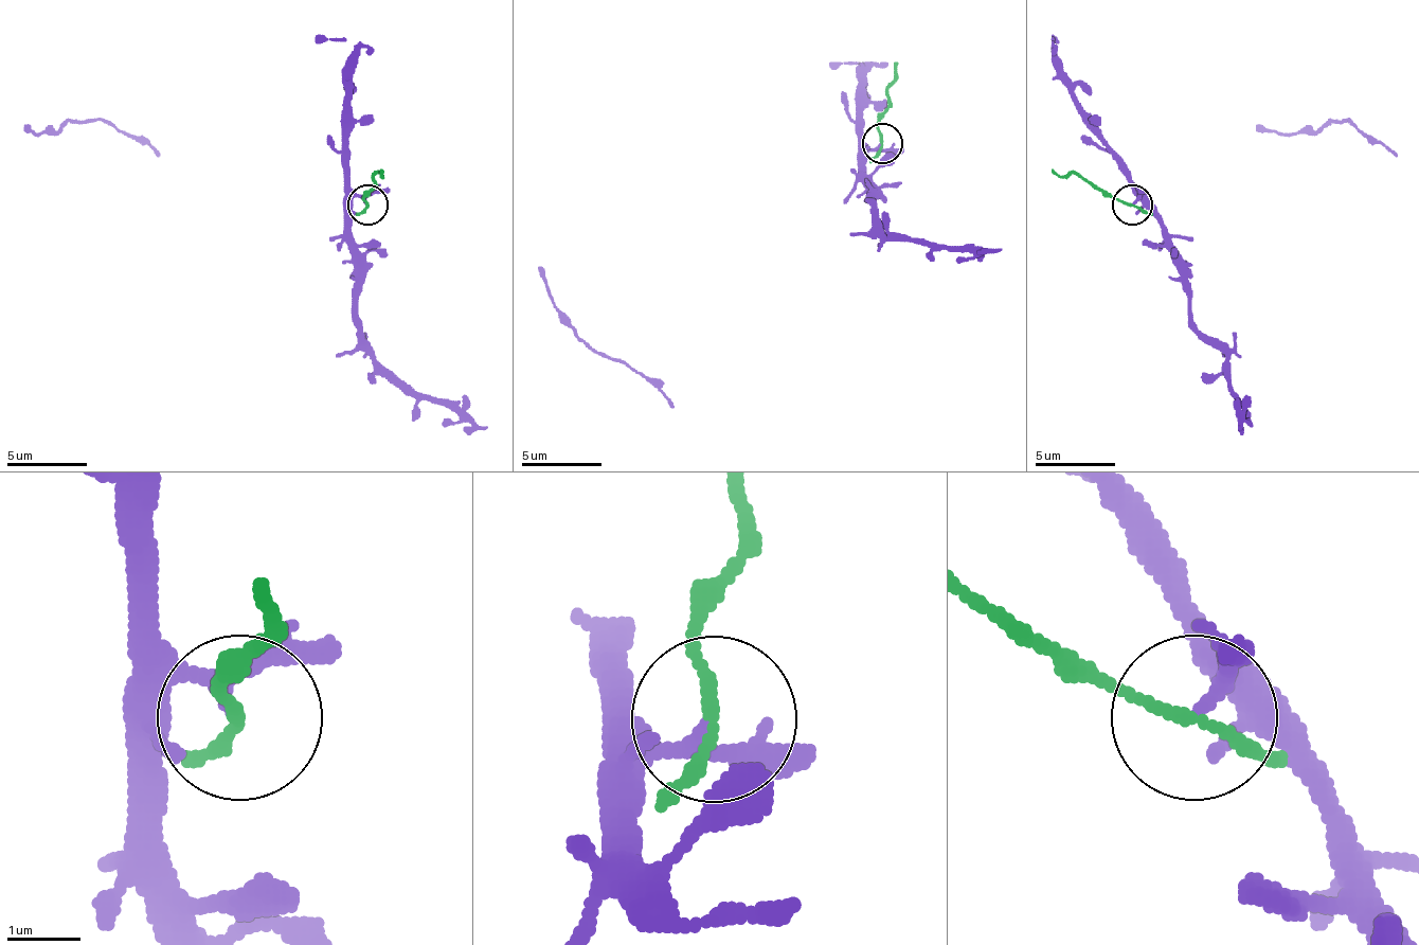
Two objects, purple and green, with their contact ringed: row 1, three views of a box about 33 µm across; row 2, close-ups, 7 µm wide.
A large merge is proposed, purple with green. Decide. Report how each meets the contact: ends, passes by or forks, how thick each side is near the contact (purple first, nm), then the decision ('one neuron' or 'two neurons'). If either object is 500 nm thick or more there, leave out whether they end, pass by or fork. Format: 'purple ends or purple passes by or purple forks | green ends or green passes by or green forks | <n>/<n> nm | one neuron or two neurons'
purple passes by | green passes by | 160/150 nm | two neurons

